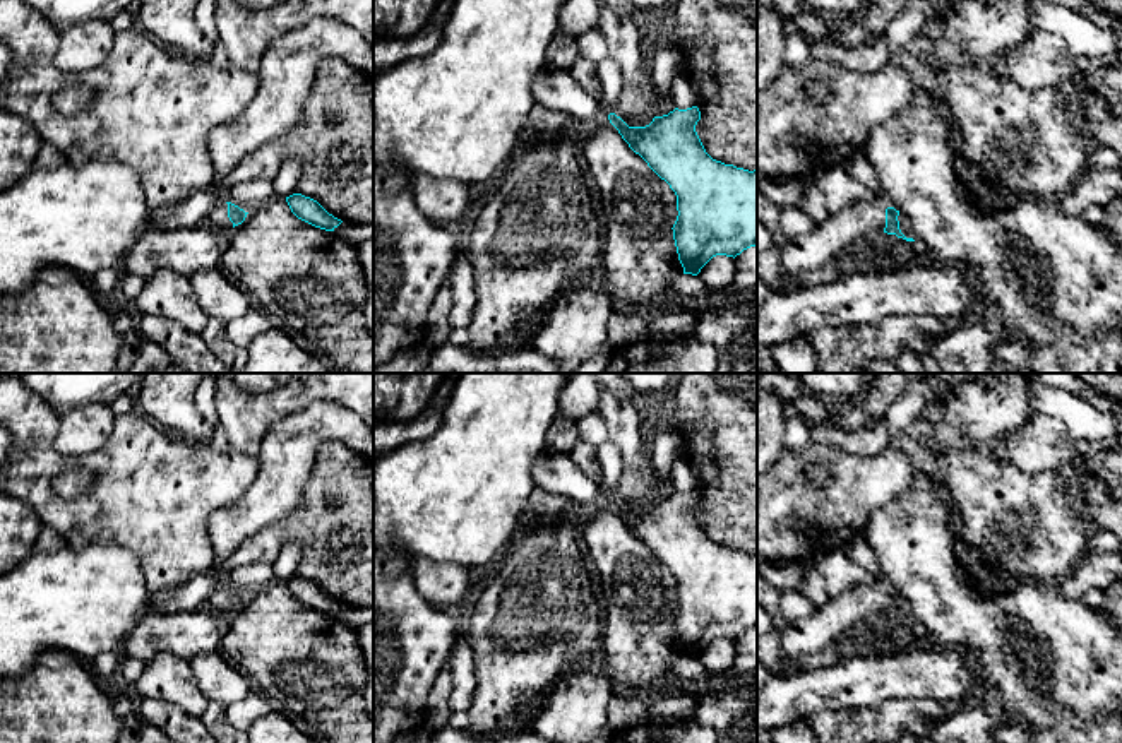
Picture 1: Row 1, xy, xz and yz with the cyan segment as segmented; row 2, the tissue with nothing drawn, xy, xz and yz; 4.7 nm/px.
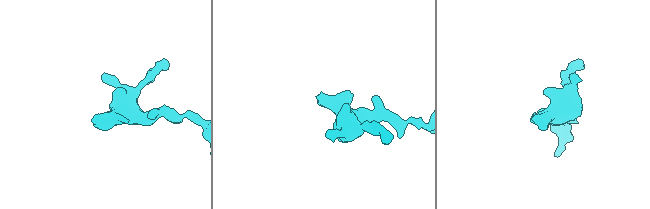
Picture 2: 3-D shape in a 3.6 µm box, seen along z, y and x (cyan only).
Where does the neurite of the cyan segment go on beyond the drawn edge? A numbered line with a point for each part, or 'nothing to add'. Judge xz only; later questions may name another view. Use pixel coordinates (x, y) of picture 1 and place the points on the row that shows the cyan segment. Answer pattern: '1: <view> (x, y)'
nothing to add

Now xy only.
1: xy (218, 219)

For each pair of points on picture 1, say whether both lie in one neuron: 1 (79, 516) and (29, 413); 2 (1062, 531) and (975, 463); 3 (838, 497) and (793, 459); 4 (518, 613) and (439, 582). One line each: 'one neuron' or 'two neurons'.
1: one neuron
2: one neuron
3: one neuron
4: two neurons

